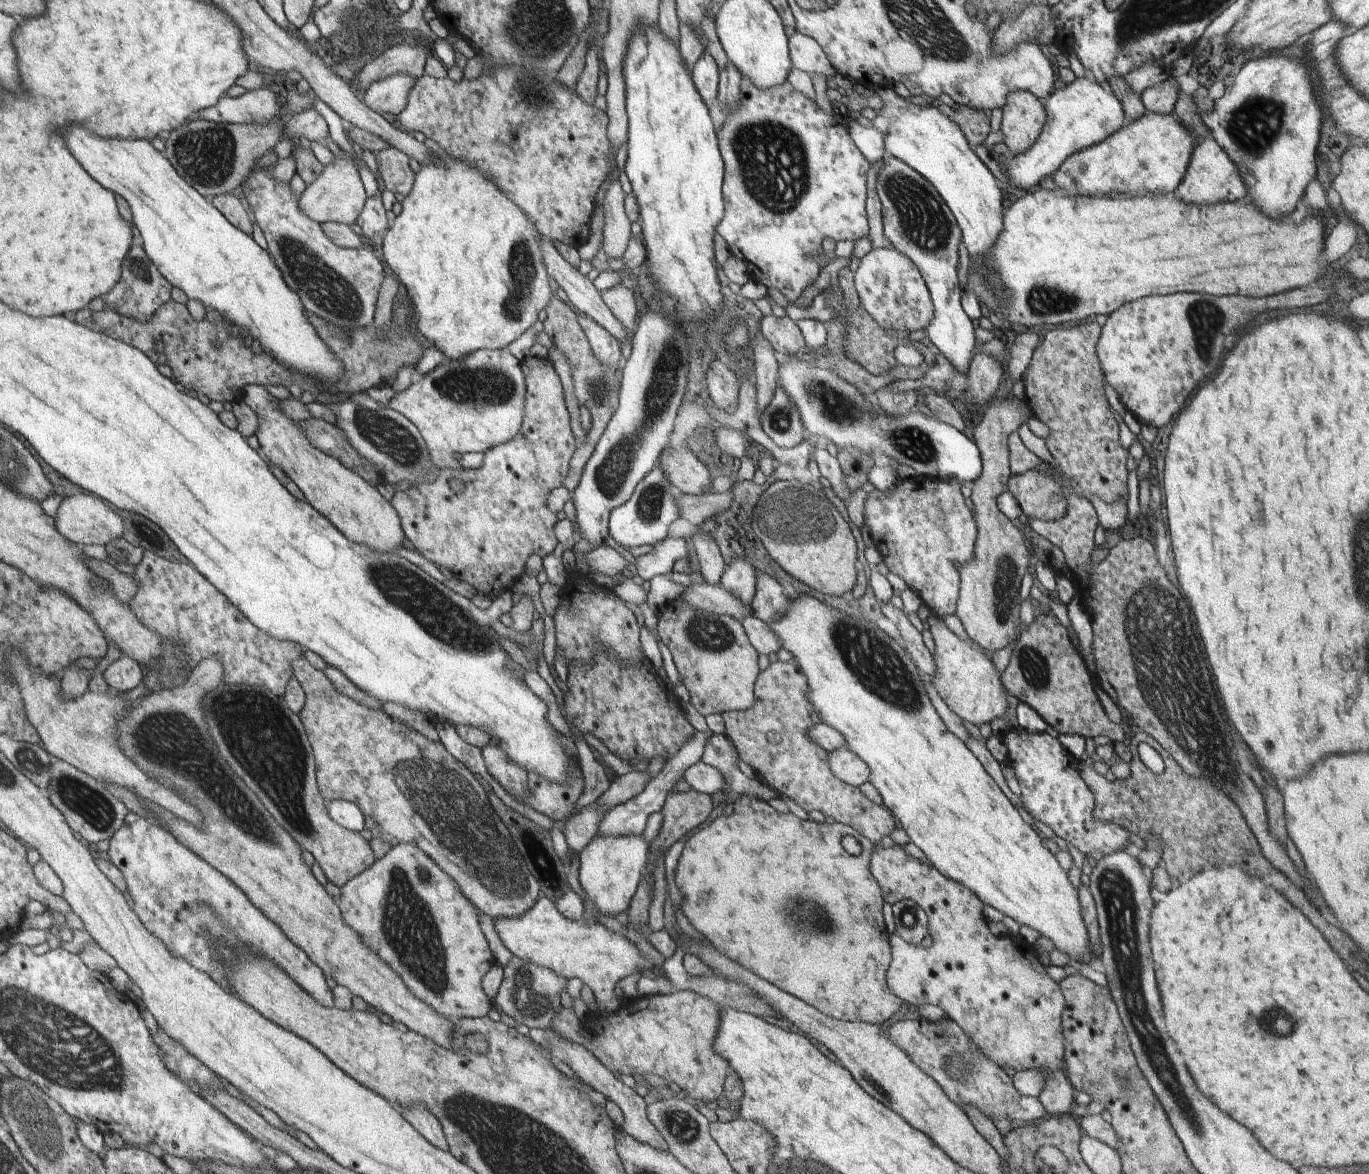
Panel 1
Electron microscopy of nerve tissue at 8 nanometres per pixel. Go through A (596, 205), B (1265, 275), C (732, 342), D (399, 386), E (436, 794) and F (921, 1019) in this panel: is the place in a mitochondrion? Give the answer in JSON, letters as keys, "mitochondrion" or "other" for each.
{"A":"other","B":"other","C":"mitochondrion","D":"other","E":"mitochondrion","F":"other"}

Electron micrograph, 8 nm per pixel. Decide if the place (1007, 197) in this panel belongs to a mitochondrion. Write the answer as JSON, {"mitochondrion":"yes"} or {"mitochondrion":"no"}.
{"mitochondrion":"no"}

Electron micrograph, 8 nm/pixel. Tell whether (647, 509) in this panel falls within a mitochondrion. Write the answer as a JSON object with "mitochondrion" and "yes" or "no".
{"mitochondrion":"yes"}

